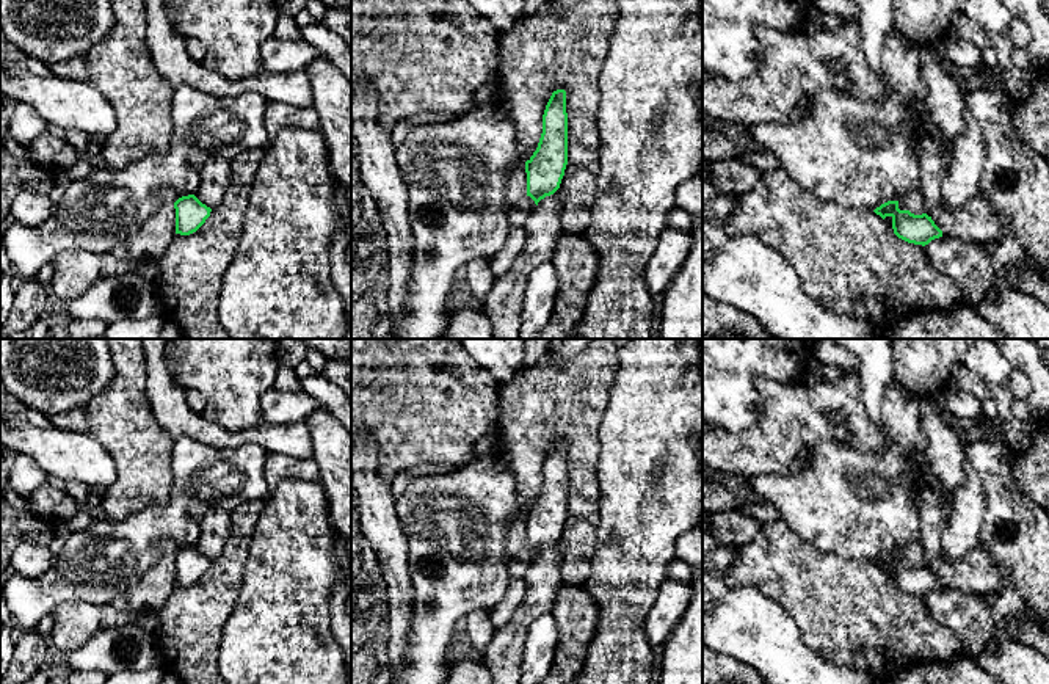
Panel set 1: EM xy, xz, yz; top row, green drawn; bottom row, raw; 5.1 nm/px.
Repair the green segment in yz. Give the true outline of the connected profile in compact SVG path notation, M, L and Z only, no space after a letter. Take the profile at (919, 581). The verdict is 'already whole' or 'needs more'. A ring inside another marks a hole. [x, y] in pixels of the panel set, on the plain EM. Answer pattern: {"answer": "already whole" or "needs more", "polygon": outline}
{"answer": "already whole", "polygon": "M887 552L873 562L883 571L892 569L894 585L914 596L928 596L931 591L942 588L942 582L927 565L914 566L909 562L900 562L898 552Z"}

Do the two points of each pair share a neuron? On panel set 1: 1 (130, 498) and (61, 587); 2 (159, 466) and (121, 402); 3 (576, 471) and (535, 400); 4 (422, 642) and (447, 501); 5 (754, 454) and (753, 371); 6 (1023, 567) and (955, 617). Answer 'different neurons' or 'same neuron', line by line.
1: different neurons
2: same neuron
3: same neuron
4: same neuron
5: different neurons
6: different neurons

